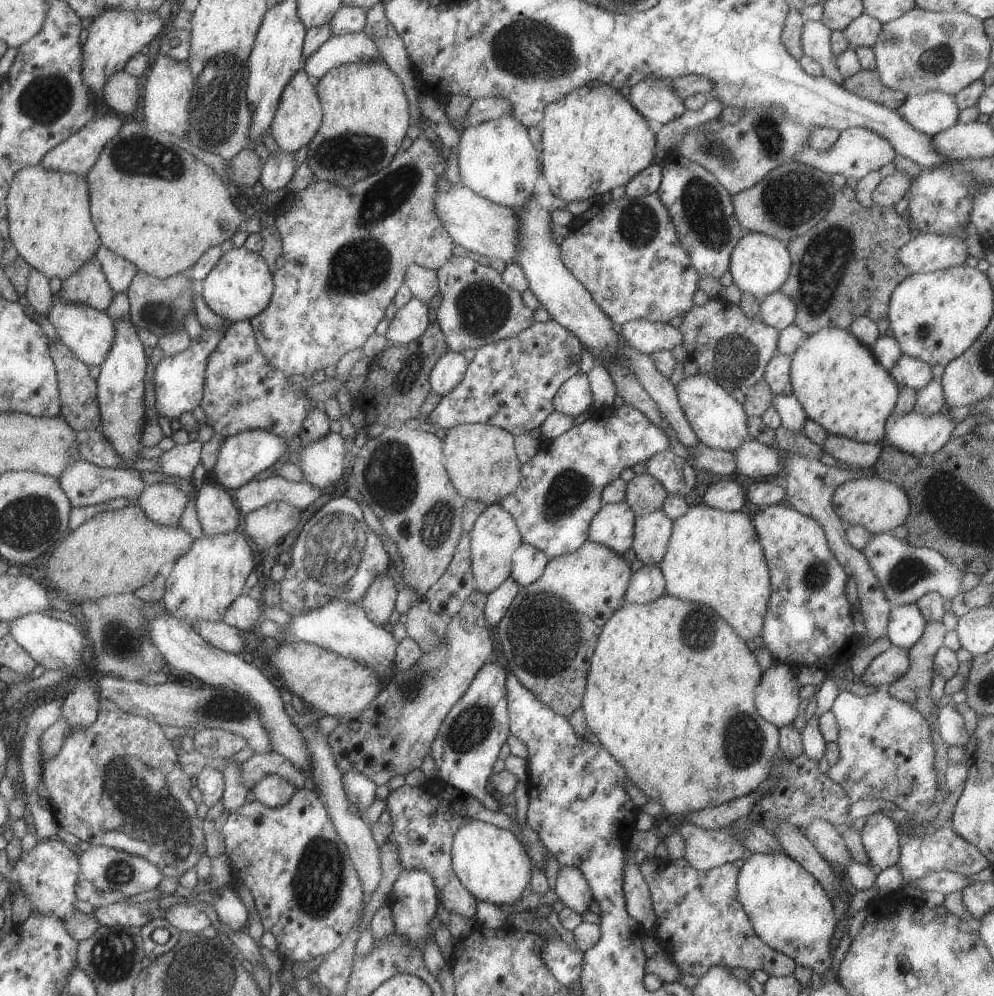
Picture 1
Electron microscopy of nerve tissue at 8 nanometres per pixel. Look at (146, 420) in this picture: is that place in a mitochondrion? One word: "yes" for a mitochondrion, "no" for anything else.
no

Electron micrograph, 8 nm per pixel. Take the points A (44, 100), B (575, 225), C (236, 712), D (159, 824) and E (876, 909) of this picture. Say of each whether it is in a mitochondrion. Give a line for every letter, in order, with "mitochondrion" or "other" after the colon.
A: mitochondrion
B: other
C: mitochondrion
D: mitochondrion
E: other

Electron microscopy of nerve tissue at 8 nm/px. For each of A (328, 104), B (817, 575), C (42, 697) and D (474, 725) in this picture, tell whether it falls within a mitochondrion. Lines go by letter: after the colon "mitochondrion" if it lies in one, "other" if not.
A: other
B: mitochondrion
C: other
D: mitochondrion

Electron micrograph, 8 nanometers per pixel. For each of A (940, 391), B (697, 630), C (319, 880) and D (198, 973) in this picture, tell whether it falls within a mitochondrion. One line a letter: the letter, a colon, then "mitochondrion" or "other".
A: other
B: mitochondrion
C: mitochondrion
D: mitochondrion

